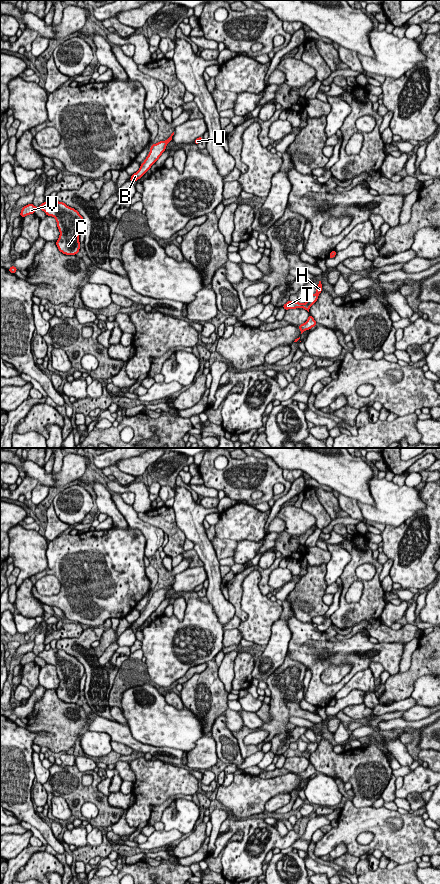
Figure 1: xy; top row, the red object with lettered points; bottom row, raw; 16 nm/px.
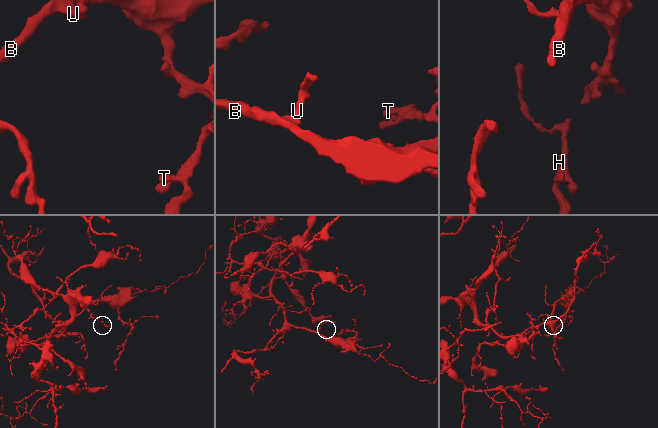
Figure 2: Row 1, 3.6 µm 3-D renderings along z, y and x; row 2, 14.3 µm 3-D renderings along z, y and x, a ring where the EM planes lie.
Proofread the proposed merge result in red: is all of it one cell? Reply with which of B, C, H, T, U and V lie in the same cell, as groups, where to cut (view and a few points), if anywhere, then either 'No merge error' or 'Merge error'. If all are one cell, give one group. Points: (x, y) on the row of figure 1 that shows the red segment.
Groups: B C H U V / T. Split along xy (303, 303), (310, 305). Merge error

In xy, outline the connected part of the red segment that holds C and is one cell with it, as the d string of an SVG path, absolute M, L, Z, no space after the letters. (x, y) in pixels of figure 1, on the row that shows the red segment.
M49 201L43 202L39 207L34 206L32 203L24 206L20 216L25 217L33 214L37 208L44 211L47 216L52 216L56 219L60 232L56 241L58 250L66 255L76 255L80 249L79 234L85 226L82 215L63 202Z

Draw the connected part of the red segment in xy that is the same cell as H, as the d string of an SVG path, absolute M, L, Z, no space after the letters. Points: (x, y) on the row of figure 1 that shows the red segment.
M319 281L318 286L316 287L316 293L307 295L308 296L307 301L304 304L313 305L317 301L319 294L322 292L321 287L322 287L322 283L321 283L321 281Z

